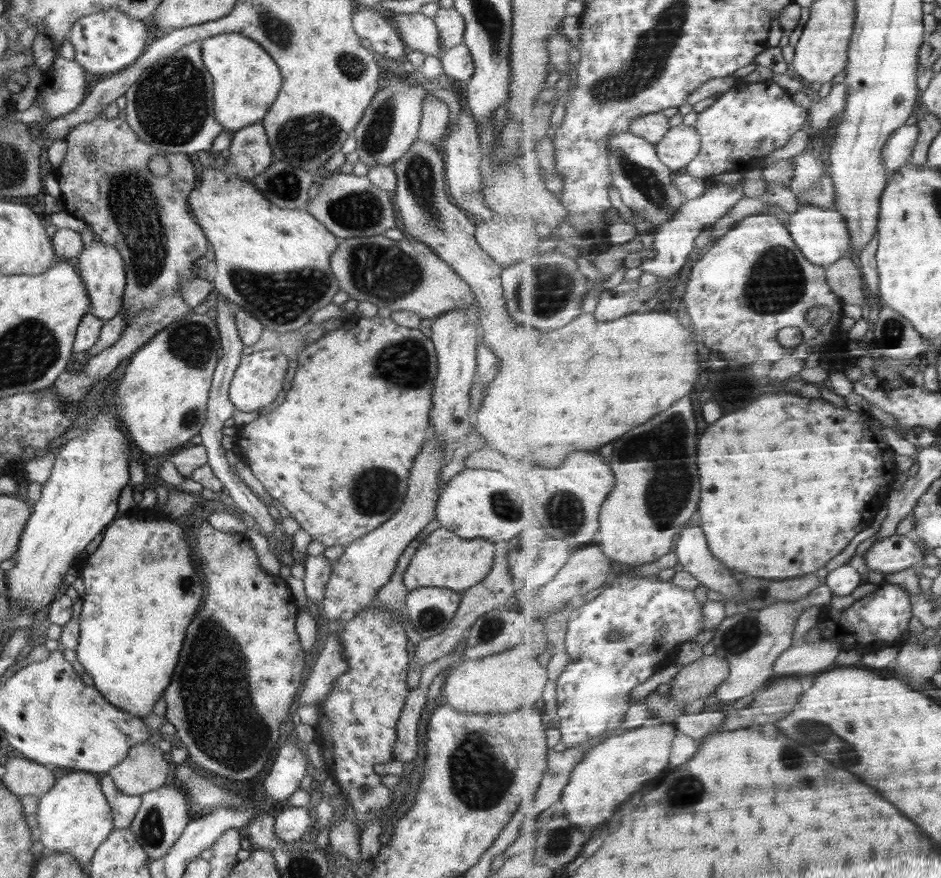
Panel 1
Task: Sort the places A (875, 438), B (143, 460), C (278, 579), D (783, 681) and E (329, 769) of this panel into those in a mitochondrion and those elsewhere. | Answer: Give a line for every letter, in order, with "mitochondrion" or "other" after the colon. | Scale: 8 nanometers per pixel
A: other
B: other
C: other
D: other
E: other

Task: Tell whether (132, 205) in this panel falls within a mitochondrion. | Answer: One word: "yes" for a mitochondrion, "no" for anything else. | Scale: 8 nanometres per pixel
yes

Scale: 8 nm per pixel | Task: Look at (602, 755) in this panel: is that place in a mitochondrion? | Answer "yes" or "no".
no

